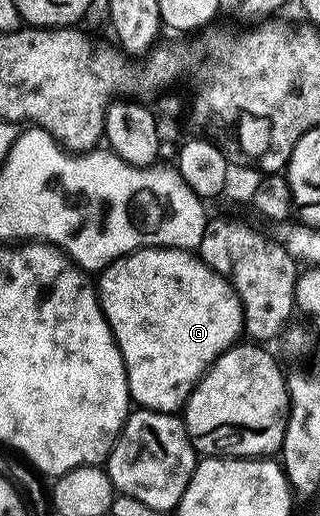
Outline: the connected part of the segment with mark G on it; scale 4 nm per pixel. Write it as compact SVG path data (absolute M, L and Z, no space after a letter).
M141 247L103 268L97 279L99 306L115 335L127 370L127 389L140 408L175 413L186 404L208 367L244 334L243 302L224 276L218 275L198 254L174 247Z

